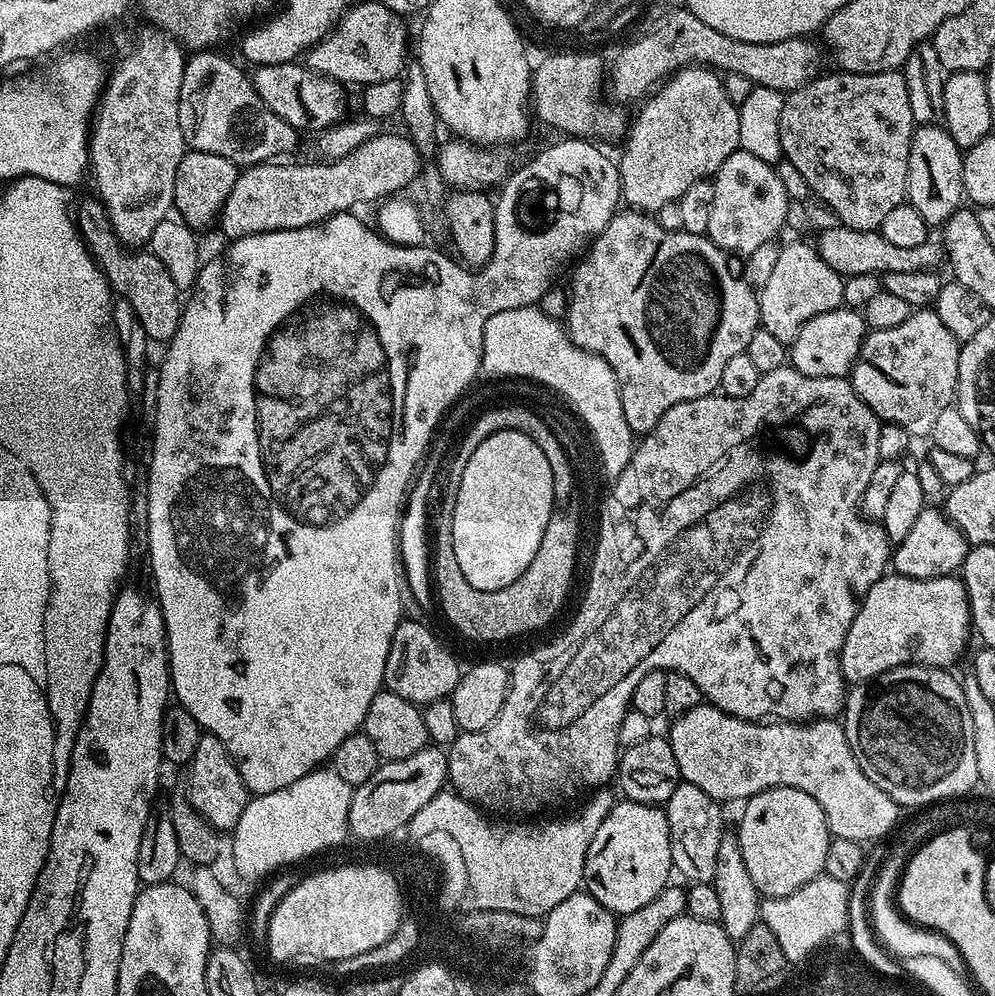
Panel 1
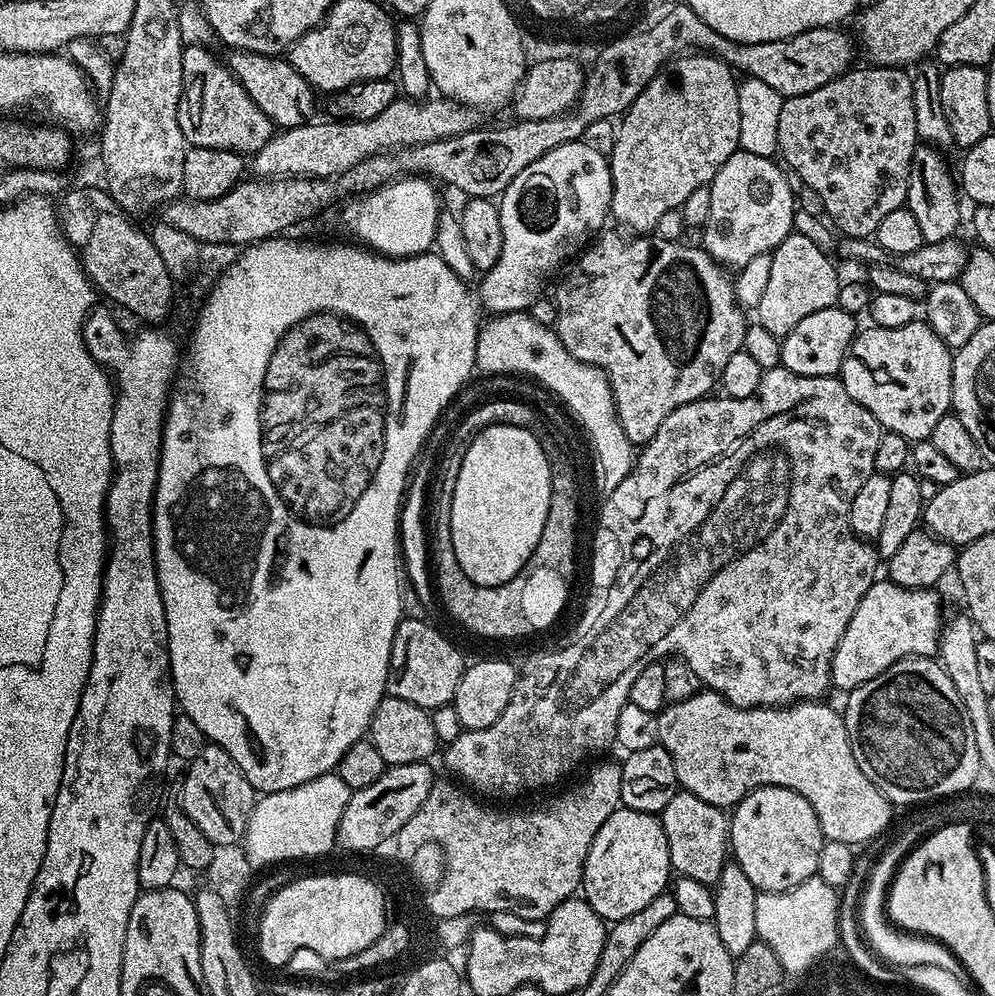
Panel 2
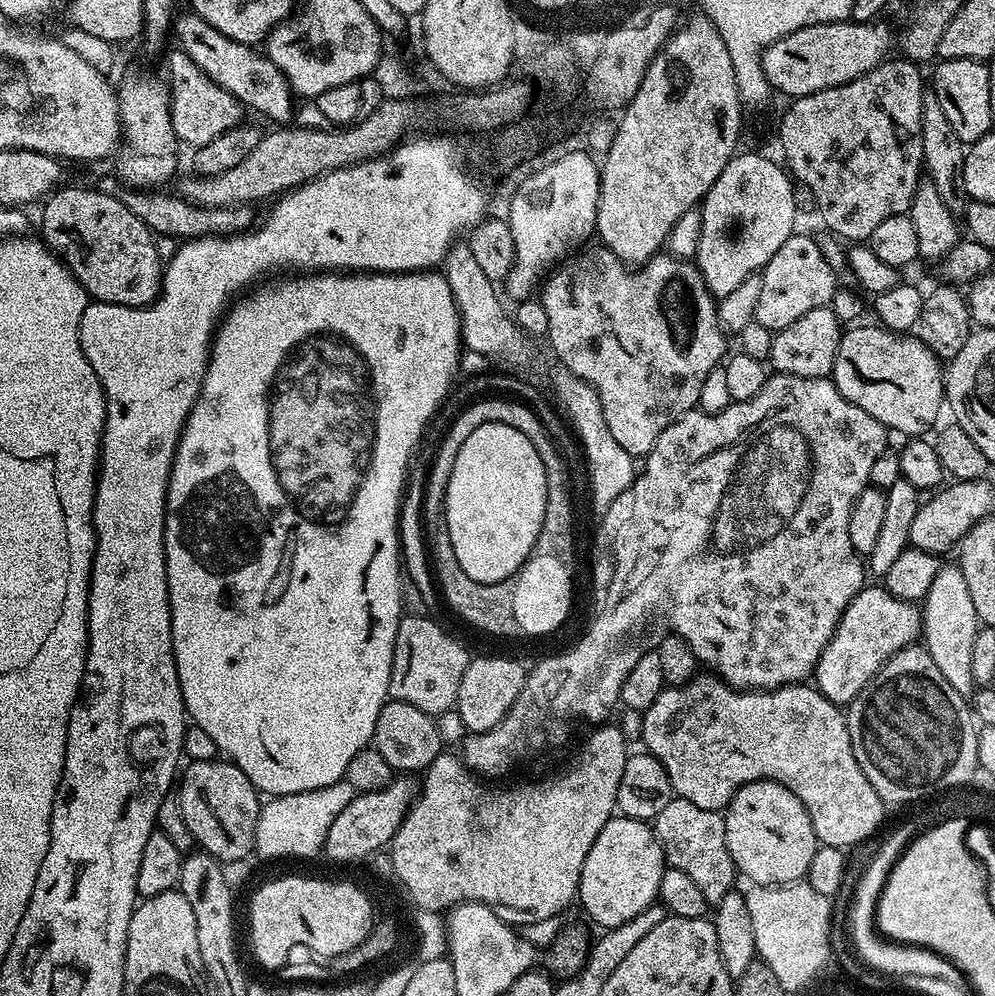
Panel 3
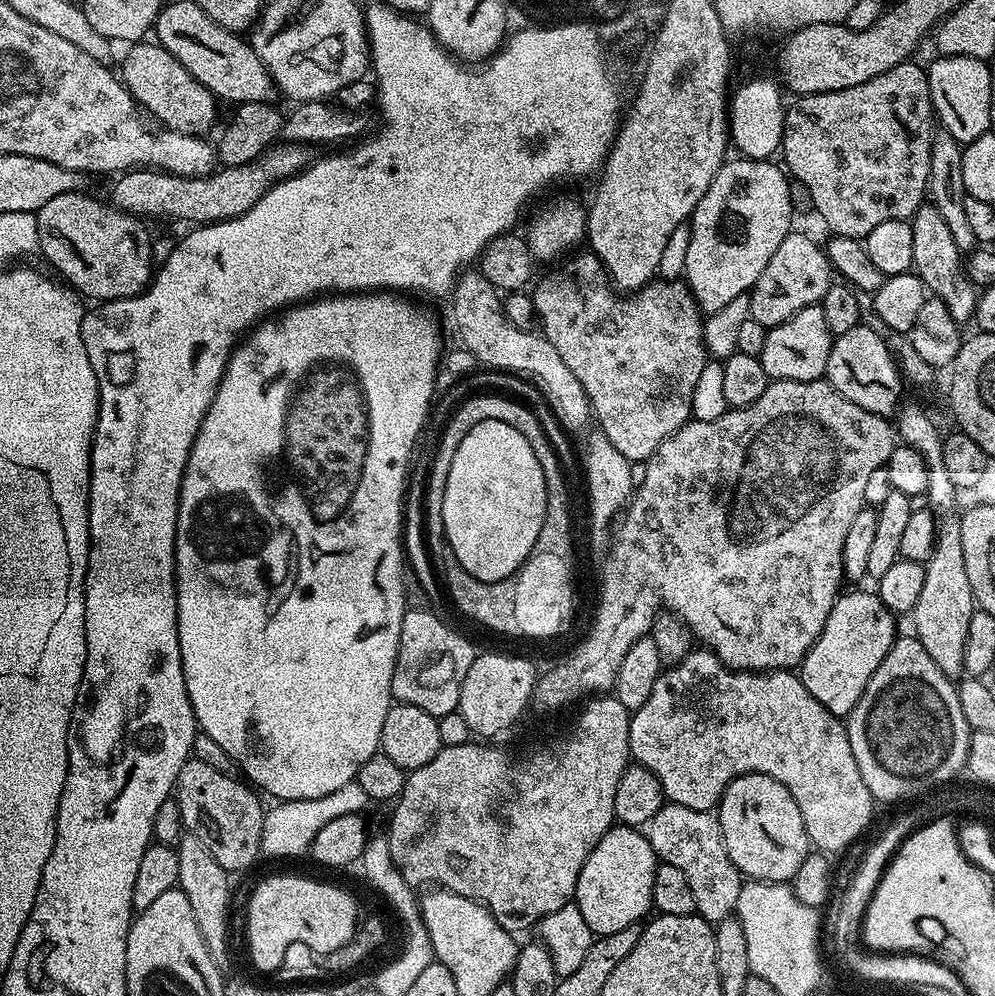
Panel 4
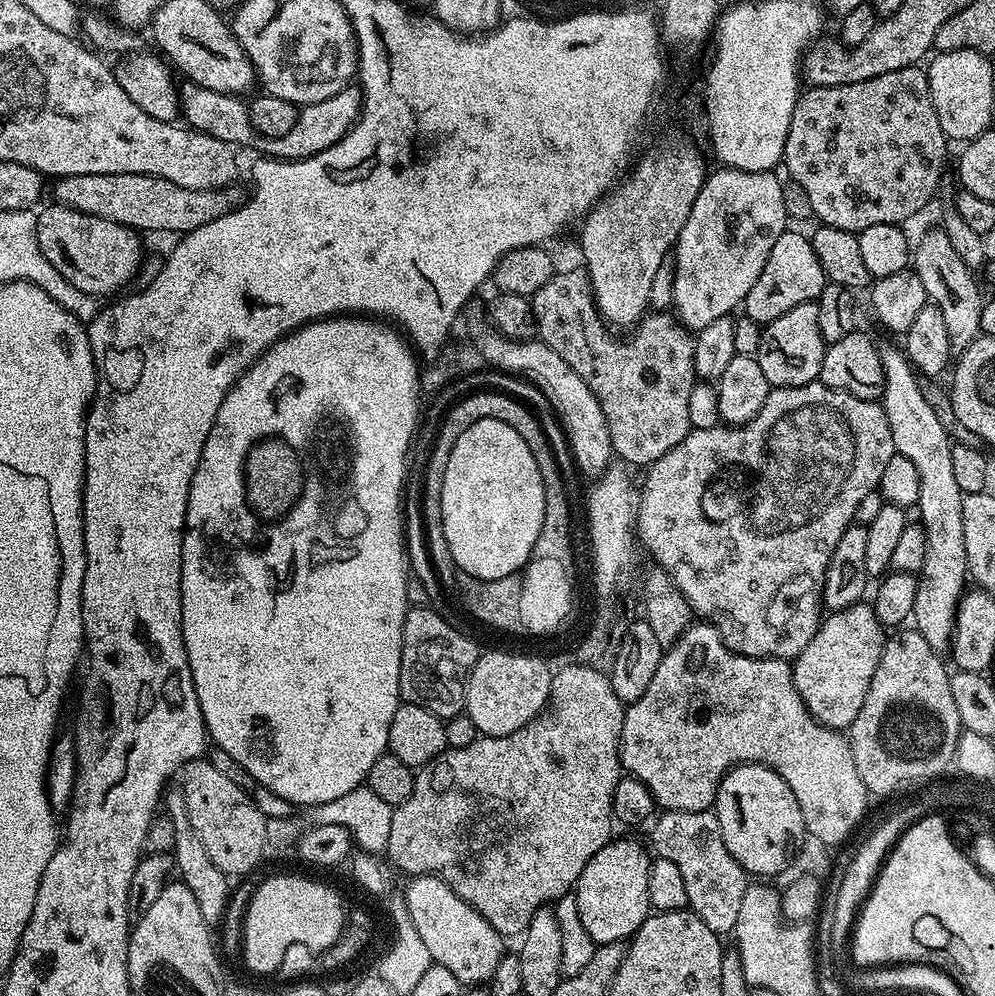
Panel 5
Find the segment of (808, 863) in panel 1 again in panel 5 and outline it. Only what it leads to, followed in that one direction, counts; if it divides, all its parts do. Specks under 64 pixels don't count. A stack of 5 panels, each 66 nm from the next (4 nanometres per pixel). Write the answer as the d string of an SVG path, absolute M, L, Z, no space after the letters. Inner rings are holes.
M736 764L729 770L716 791L714 811L718 826L722 826L722 842L726 842L726 850L730 850L732 857L744 867L745 872L756 878L776 876L787 864L791 865L806 839L802 806L798 806L794 790L790 790L790 786L786 786L786 782L782 782L774 770L761 764Z

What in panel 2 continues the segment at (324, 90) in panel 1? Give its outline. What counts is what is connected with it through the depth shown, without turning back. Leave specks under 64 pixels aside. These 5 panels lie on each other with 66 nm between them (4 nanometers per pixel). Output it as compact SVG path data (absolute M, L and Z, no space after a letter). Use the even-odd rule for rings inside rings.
M233 51L229 56L232 57L227 57L227 66L242 84L242 90L254 98L258 110L262 110L262 114L266 114L266 118L270 118L277 129L297 128L315 117L312 116L316 112L316 104L312 101L314 90L287 59L238 51Z

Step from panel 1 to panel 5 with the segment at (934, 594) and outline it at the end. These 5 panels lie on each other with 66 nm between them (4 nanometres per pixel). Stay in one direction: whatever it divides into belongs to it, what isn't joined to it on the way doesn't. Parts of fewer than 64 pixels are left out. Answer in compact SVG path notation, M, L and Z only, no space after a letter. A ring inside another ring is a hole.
M868 602L828 612L821 619L820 629L806 650L791 661L794 686L815 720L828 728L851 729L862 702L866 702L866 690L880 664L885 639L886 629Z

